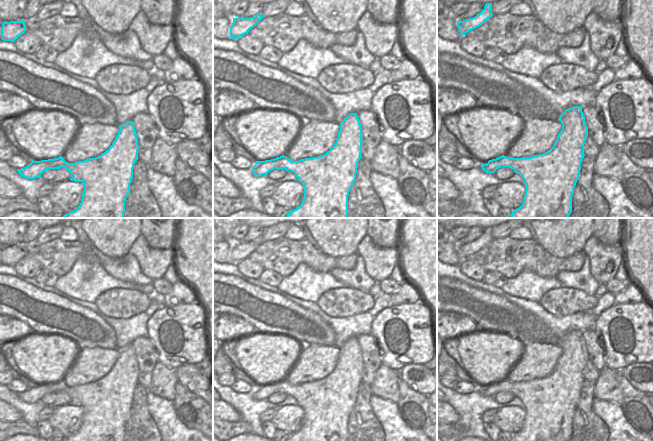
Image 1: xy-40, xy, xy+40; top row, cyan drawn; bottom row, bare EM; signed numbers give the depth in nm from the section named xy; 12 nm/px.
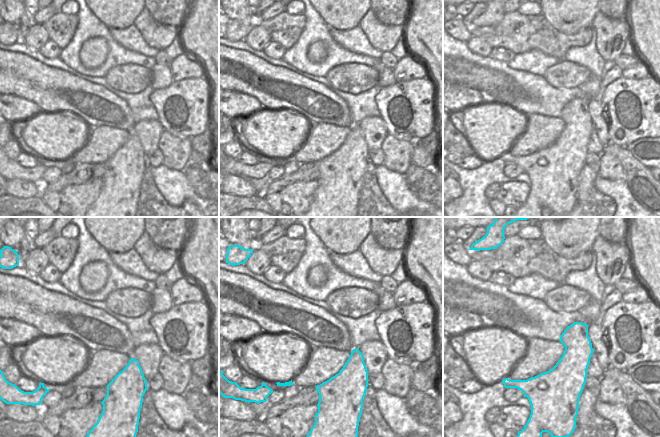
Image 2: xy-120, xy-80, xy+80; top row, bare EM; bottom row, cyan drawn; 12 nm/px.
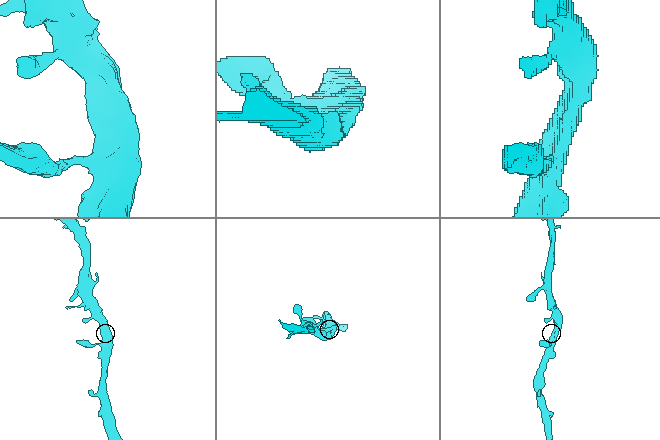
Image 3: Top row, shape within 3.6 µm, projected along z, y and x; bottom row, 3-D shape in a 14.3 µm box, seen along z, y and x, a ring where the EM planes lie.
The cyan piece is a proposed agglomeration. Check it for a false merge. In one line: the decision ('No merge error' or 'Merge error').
No merge error

